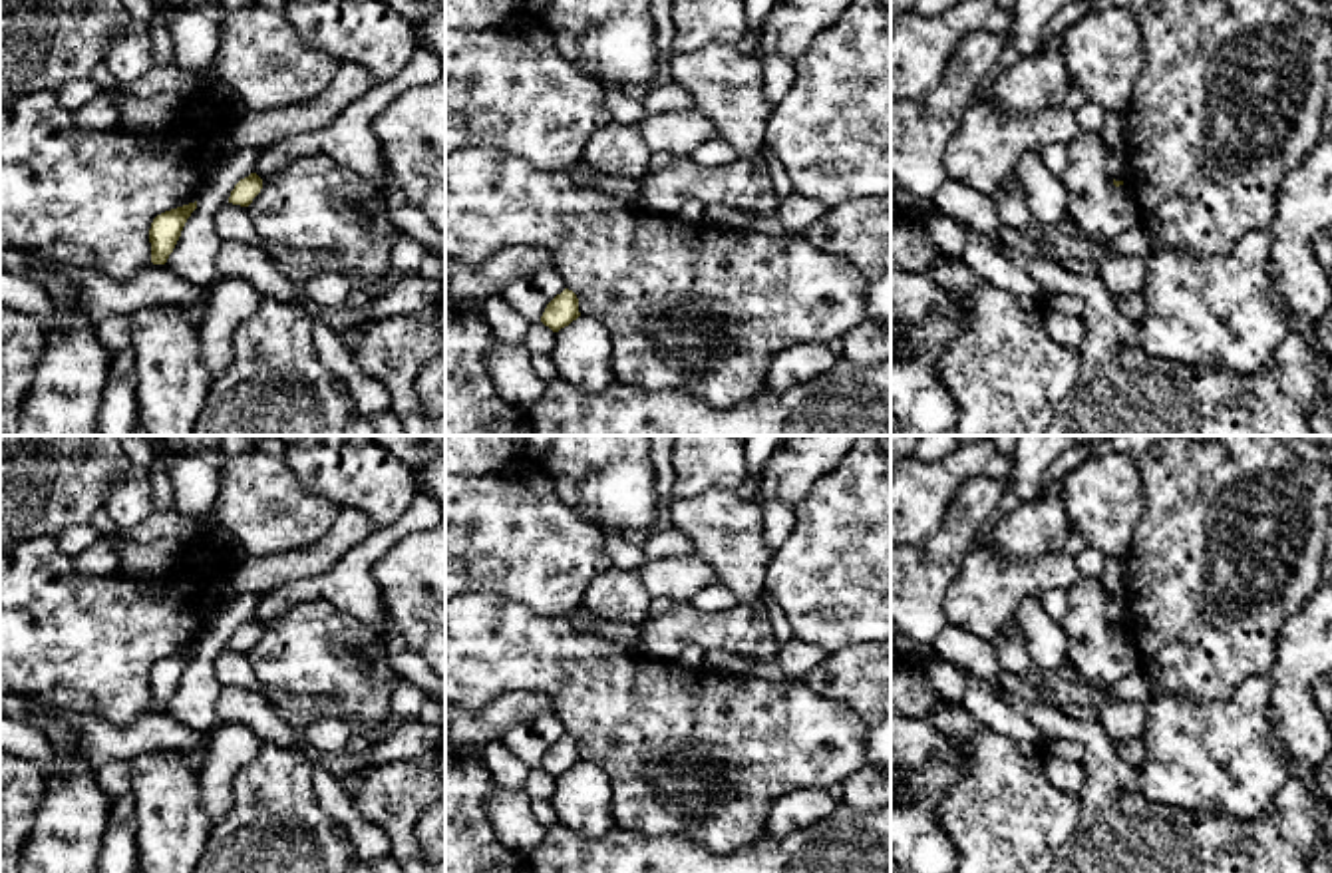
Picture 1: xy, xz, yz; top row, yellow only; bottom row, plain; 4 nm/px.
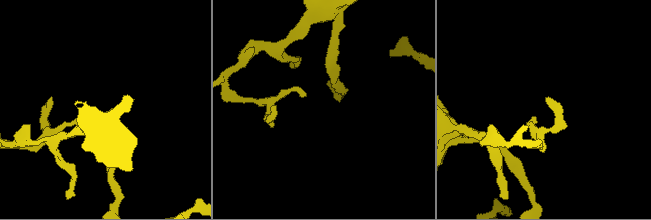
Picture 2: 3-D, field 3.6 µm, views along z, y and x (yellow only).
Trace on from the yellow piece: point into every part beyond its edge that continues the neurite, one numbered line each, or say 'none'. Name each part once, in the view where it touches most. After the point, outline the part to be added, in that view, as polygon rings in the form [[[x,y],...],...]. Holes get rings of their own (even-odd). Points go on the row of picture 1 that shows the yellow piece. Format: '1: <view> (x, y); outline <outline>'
none

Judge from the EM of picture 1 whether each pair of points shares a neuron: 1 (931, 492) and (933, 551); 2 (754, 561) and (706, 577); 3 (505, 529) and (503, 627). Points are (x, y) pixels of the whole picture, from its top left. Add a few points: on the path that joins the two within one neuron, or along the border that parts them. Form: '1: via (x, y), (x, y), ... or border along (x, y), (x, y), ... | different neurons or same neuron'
1: border along (955, 494), (939, 527), (923, 541), (911, 543) | different neurons
2: border along (692, 555), (712, 569), (718, 583) | different neurons
3: border along (466, 593), (498, 593), (547, 617) | different neurons

